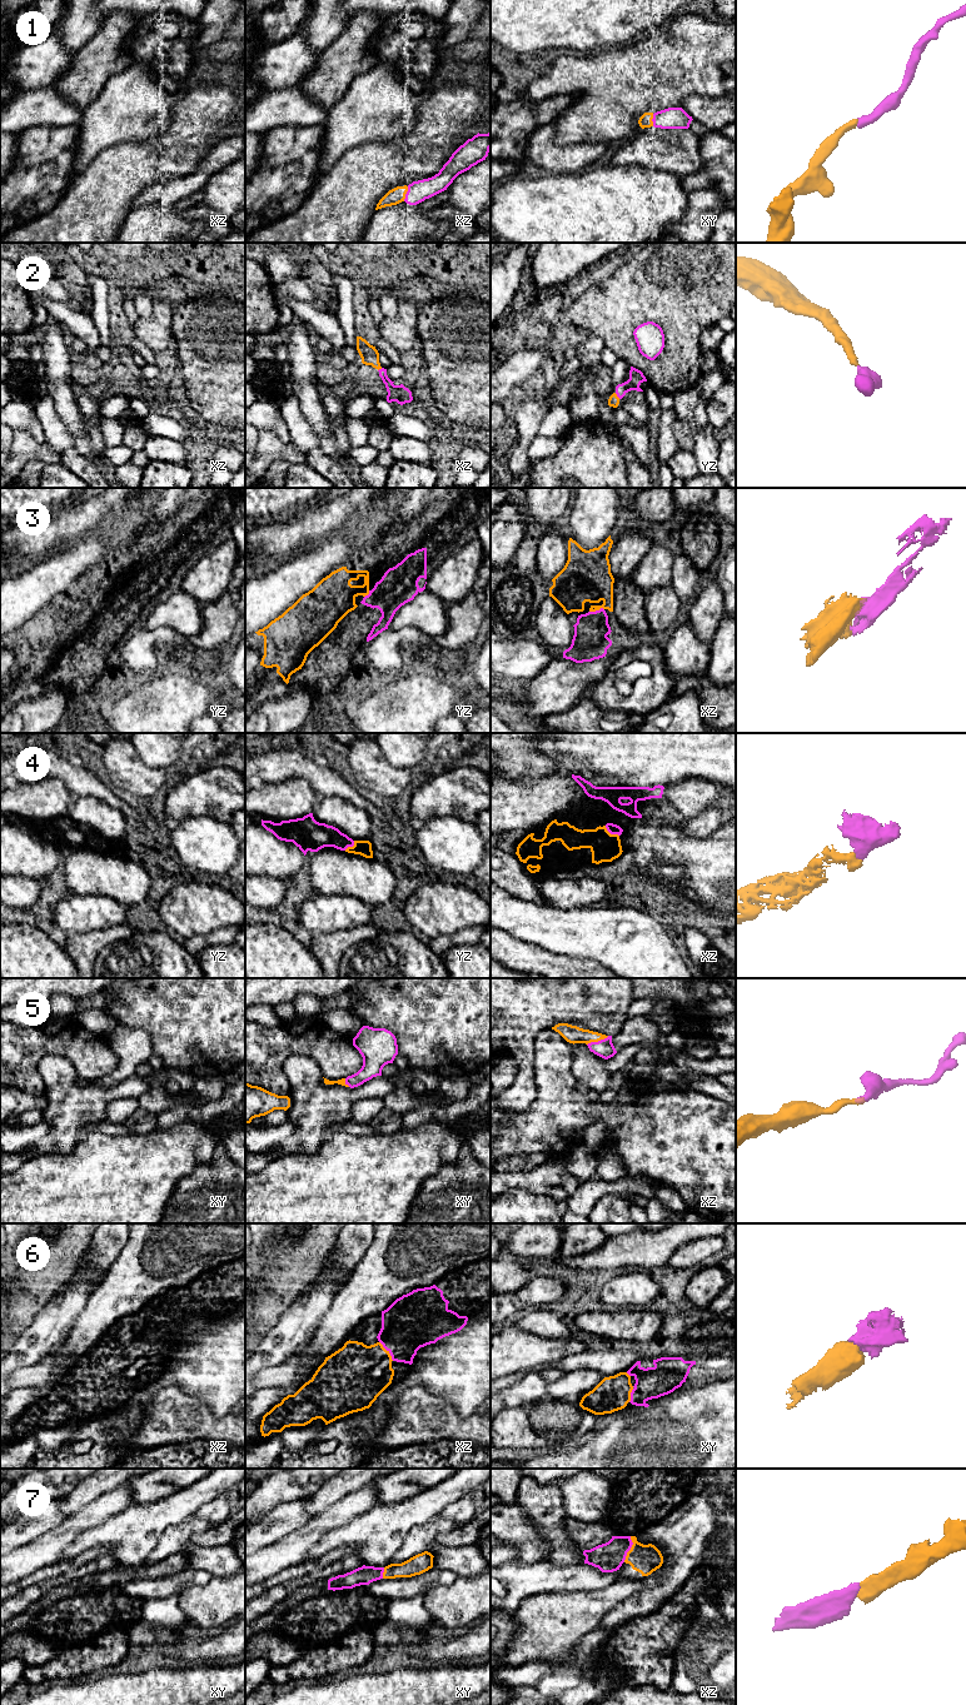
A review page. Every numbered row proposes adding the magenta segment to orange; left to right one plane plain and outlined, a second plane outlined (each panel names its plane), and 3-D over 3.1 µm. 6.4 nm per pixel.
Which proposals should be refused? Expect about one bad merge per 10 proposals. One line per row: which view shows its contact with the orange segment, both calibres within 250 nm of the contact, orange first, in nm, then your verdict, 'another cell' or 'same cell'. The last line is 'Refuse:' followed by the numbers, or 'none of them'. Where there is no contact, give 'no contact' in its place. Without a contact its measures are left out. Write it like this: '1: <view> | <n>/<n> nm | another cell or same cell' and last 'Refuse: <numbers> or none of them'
1: xz | 100/140 nm | same cell
2: yz | 70/100 nm | same cell
3: xz | 320/220 nm | same cell
4: xz | 190/70 nm | same cell
5: xz | 110/120 nm | same cell
6: xz | 380/360 nm | same cell
7: xz | 190/190 nm | same cell
Refuse: none of them

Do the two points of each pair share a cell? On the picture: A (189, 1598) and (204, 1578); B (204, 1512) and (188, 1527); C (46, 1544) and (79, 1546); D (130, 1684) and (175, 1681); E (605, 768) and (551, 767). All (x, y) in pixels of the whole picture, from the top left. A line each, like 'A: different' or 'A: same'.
A: different
B: different
C: different
D: same
E: different

